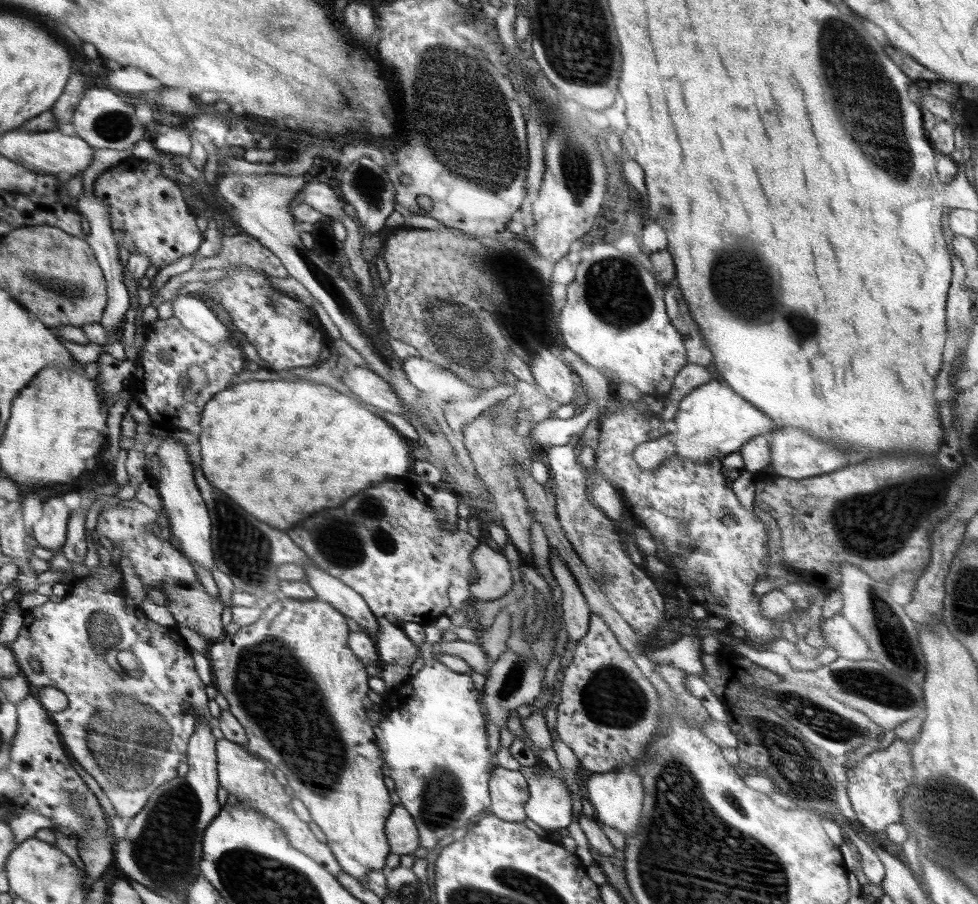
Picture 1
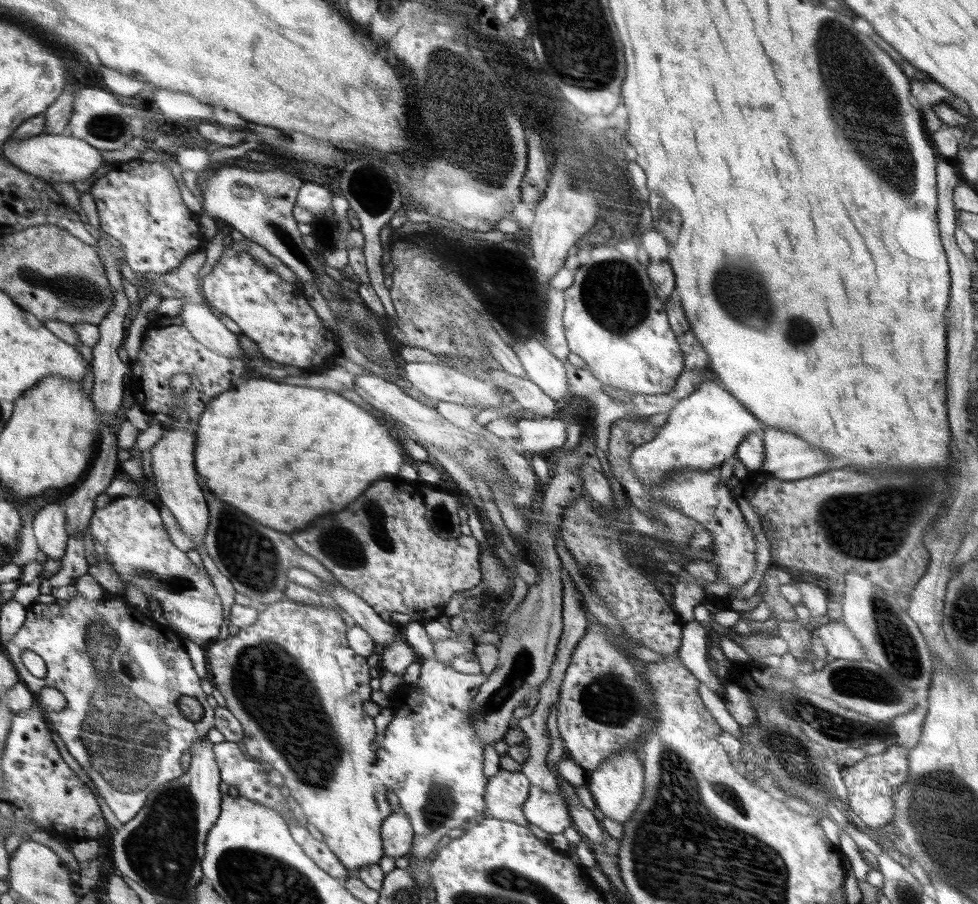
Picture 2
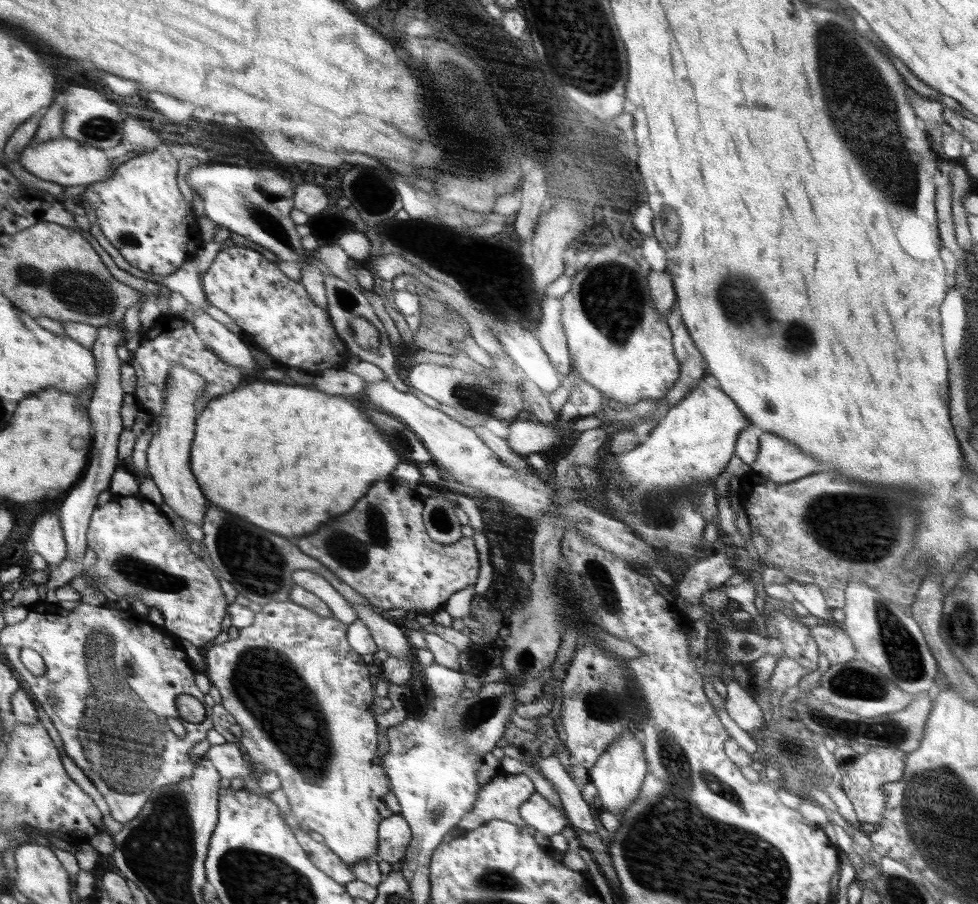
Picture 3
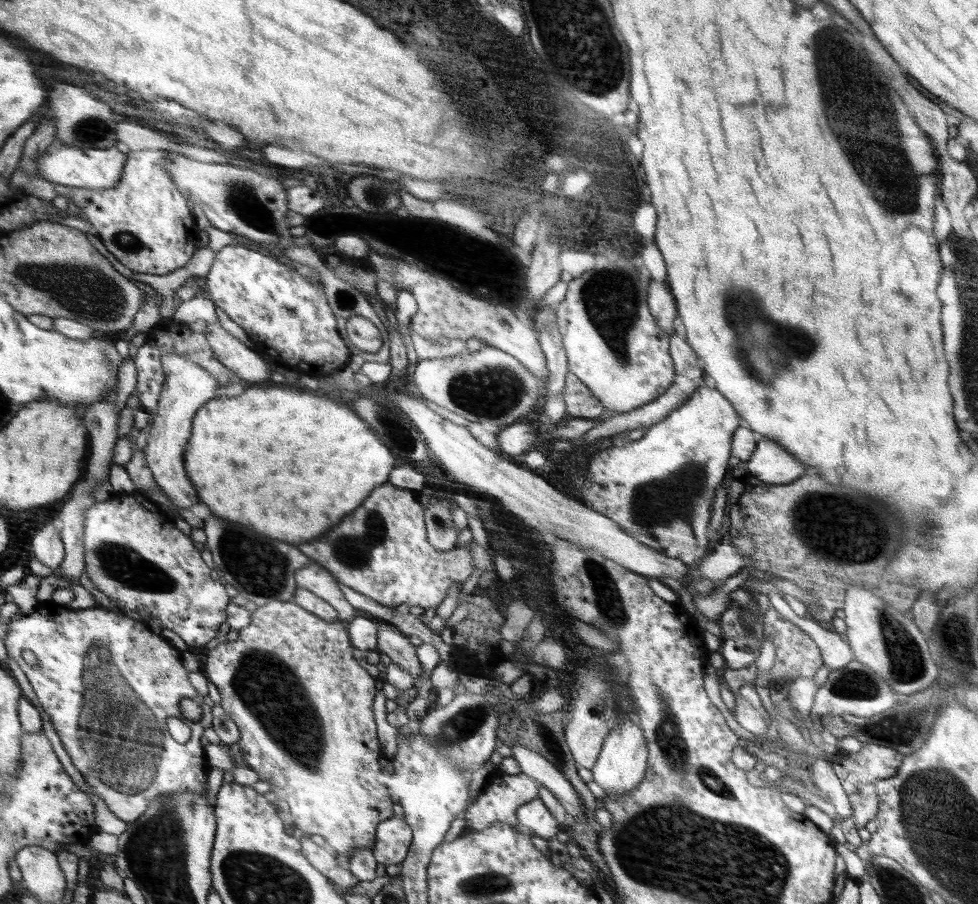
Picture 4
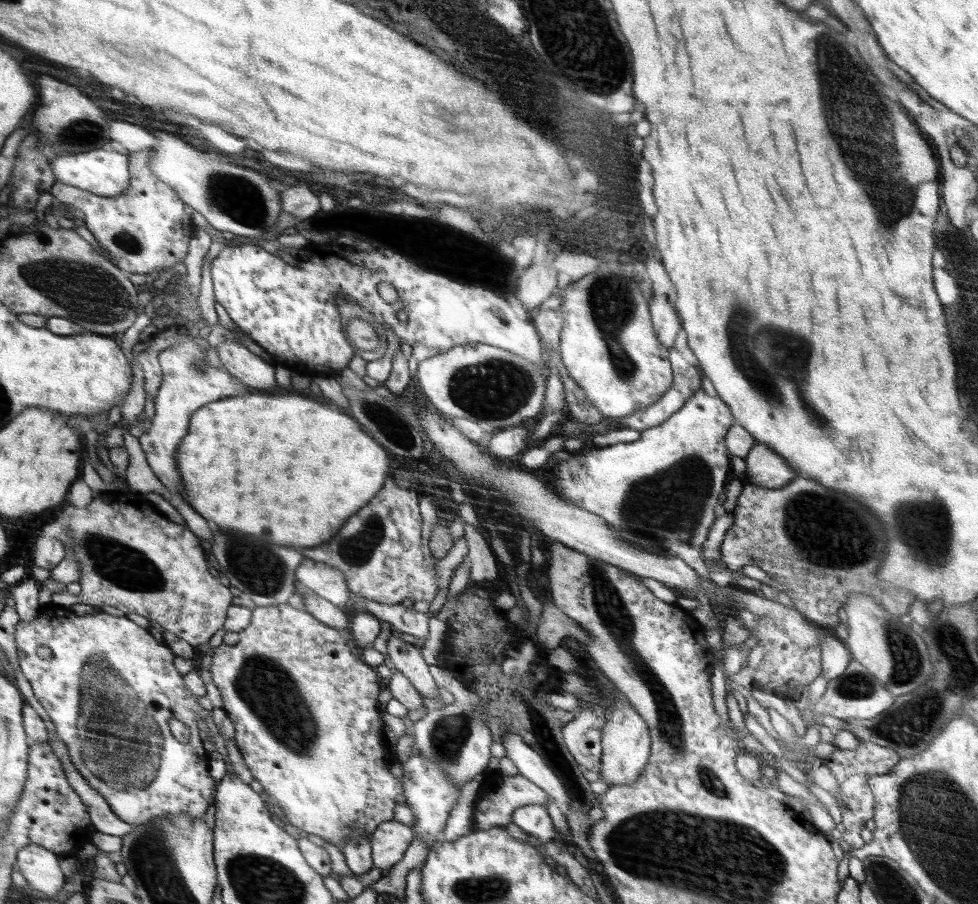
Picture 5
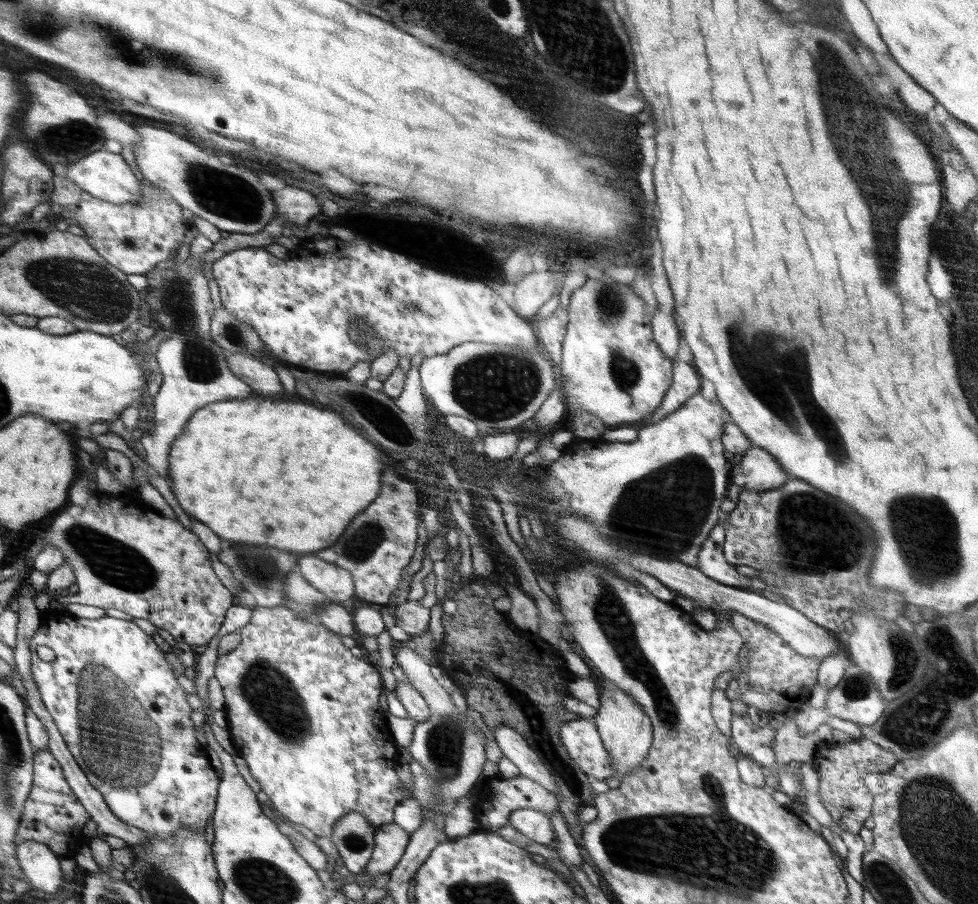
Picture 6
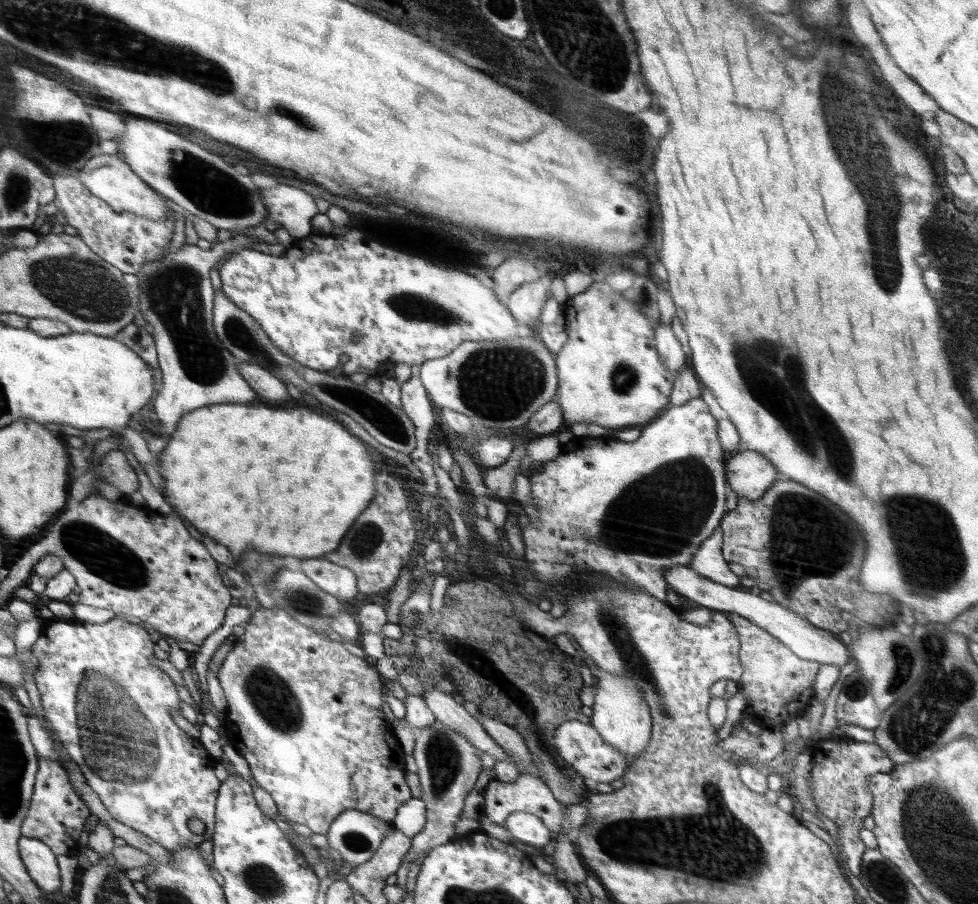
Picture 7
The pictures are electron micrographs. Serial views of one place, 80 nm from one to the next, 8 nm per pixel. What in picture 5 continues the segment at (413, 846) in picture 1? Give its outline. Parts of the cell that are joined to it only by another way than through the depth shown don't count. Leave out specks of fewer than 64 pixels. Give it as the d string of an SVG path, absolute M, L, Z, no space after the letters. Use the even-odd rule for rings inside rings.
M394 819L377 827L371 838L371 856L373 868L392 868L401 862L404 850L409 850L416 835L412 828Z

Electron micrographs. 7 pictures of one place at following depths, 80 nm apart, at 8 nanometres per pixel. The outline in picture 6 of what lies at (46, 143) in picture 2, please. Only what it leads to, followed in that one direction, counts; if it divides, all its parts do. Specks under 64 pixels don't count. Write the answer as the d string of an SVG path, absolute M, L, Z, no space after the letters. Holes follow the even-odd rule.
M97 150L78 162L72 162L68 167L62 167L61 171L72 182L75 182L82 190L89 192L96 198L112 202L114 204L137 204L141 198L142 186L138 178L132 173L130 166L126 164L122 155L106 150Z

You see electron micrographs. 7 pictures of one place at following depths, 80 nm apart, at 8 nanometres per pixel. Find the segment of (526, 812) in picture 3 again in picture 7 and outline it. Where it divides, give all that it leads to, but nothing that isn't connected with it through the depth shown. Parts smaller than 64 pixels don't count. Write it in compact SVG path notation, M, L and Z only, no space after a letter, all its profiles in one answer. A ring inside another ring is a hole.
M523 810L513 812L506 817L506 821L502 825L508 829L516 840L526 842L526 846L538 846L544 848L544 844L548 844L548 840L552 840L552 832L546 827L543 819L538 818L536 814L530 814Z

